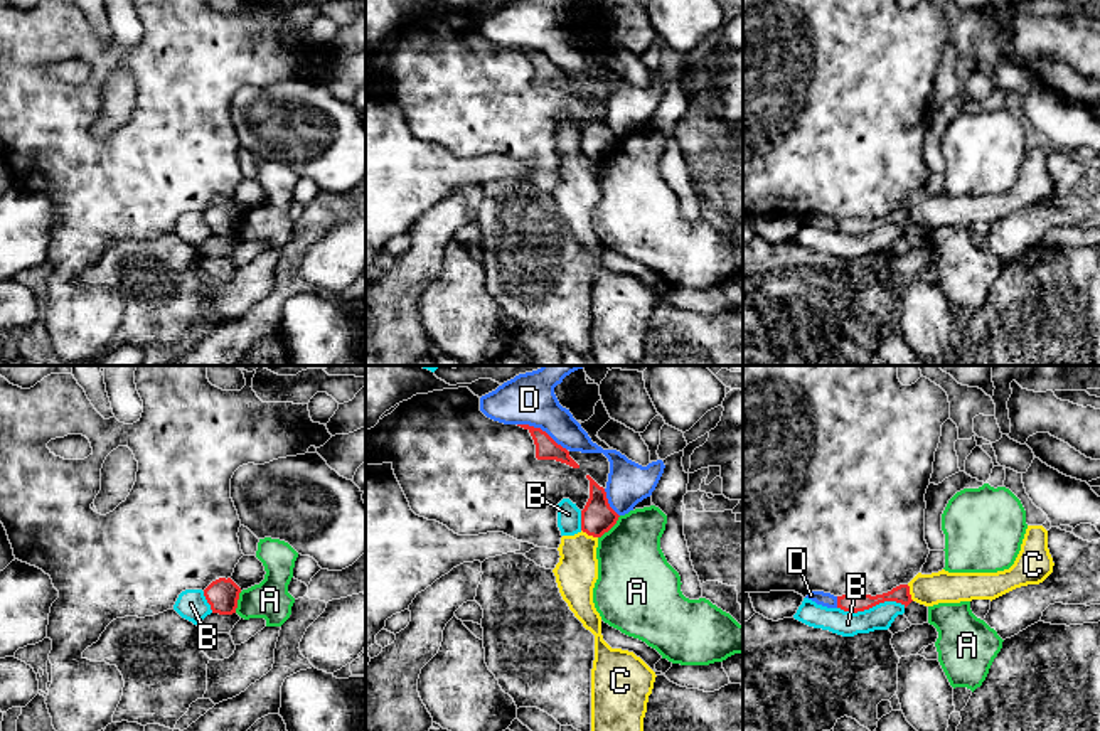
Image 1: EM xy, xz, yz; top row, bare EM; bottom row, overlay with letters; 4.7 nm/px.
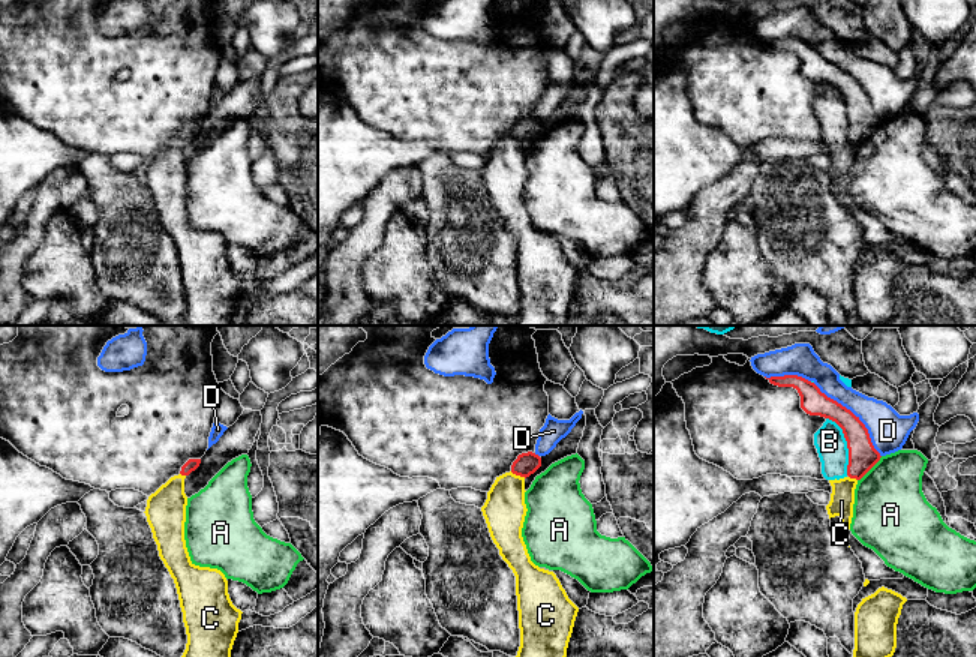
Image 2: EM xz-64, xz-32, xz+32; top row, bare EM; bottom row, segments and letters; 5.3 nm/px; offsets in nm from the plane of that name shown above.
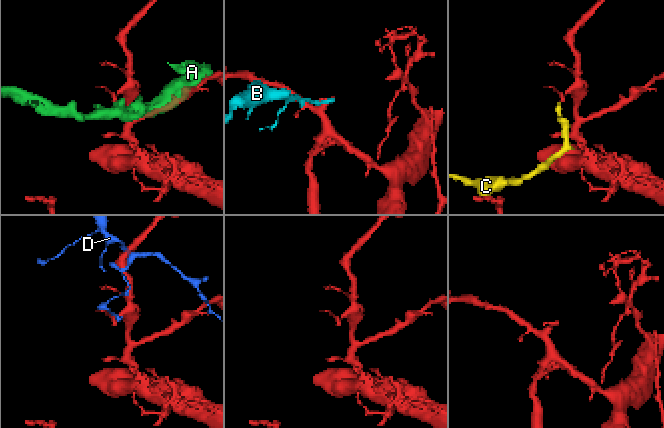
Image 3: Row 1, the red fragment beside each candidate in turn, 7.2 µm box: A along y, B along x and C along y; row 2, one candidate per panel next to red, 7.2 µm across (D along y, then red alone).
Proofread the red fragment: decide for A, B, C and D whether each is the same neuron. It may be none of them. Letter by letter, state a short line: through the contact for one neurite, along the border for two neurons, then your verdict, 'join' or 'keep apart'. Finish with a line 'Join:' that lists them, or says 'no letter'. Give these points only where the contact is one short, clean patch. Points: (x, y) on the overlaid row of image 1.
A: keep apart
B: keep apart
C: line xz (582, 529), (597, 538); keep apart
D: keep apart
Join: no letter

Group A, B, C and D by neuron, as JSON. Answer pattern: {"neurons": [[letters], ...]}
{"neurons": [["A"], ["B", "C"], ["D"]]}

